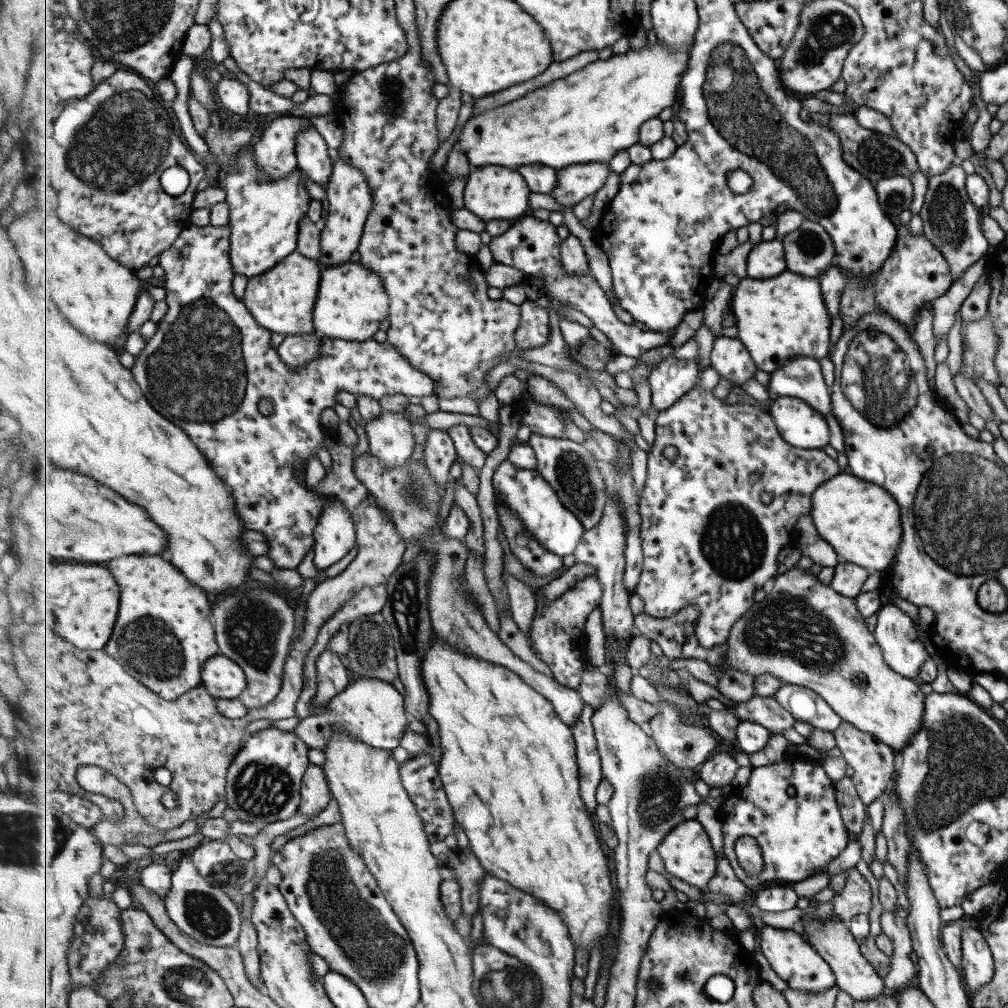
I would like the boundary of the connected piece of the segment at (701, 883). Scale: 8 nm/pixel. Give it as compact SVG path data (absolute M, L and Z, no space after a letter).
M696 819L686 820L679 824L666 839L659 845L658 852L663 857L668 872L697 888L705 888L709 880L717 872L716 848L703 824Z

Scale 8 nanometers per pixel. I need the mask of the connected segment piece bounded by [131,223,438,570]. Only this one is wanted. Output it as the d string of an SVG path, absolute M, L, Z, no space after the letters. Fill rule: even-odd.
M230 223L227 224L227 226L223 226L223 228L211 225L205 227L192 225L187 228L187 230L183 230L183 233L179 235L179 239L175 241L175 245L171 247L171 249L157 257L156 263L163 268L165 273L166 283L164 285L168 292L166 298L168 310L161 319L161 322L157 323L157 329L154 335L146 341L146 347L135 358L134 365L131 368L135 380L140 384L143 394L146 394L146 397L150 399L155 410L159 410L165 418L170 419L170 421L174 422L177 426L181 426L182 429L190 435L191 440L203 451L203 454L206 455L210 465L214 467L214 471L226 482L226 485L231 488L233 497L235 497L234 499L236 500L238 514L240 514L240 518L244 520L246 528L252 531L262 532L267 537L267 540L271 542L269 543L270 549L267 557L279 569L295 570L301 566L301 562L305 560L305 556L311 552L311 549L314 550L314 546L316 545L314 530L318 525L322 510L328 505L329 501L332 501L331 495L323 496L313 492L311 493L311 490L309 490L307 486L301 486L301 478L297 478L297 467L293 465L295 462L304 464L305 467L302 467L302 475L304 476L309 456L313 455L319 459L320 450L326 450L325 442L321 439L323 438L323 433L321 433L321 427L323 427L323 425L319 423L321 412L323 412L325 408L333 408L333 406L338 403L336 396L341 390L346 390L357 397L359 395L367 395L378 399L393 396L394 394L404 394L409 397L437 396L436 388L438 382L435 382L434 378L431 378L422 370L415 368L408 358L403 357L403 355L399 353L399 348L388 341L381 343L375 342L375 340L372 339L366 342L333 340L334 338L329 338L321 331L317 330L314 334L323 341L321 356L312 360L298 371L292 369L280 358L278 349L275 350L275 348L271 346L271 330L267 330L267 327L261 326L246 303L235 294L234 279L236 273L234 272L234 263L231 262ZM263 398L273 403L274 411L268 416L259 412L259 402L261 402Z

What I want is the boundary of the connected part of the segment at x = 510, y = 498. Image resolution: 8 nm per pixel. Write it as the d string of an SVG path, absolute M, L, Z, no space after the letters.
M505 459L496 468L493 475L496 505L507 505L524 522L524 531L532 534L548 551L556 555L574 554L577 545L582 541L585 531L579 517L559 498L555 488L542 475L538 468L527 470L515 466Z

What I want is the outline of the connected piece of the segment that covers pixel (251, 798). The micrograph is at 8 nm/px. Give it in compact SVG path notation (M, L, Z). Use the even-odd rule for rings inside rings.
M272 727L257 731L245 741L230 767L225 796L227 806L234 810L241 821L255 823L261 829L271 822L291 818L302 804L302 782L311 765L309 750L310 746L294 732L283 732Z

